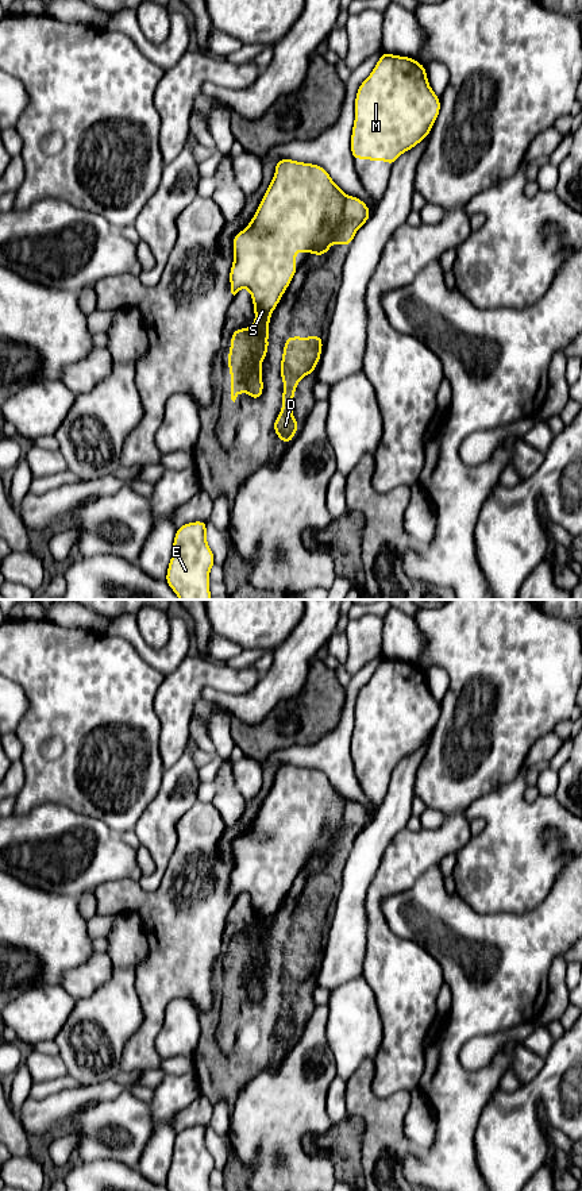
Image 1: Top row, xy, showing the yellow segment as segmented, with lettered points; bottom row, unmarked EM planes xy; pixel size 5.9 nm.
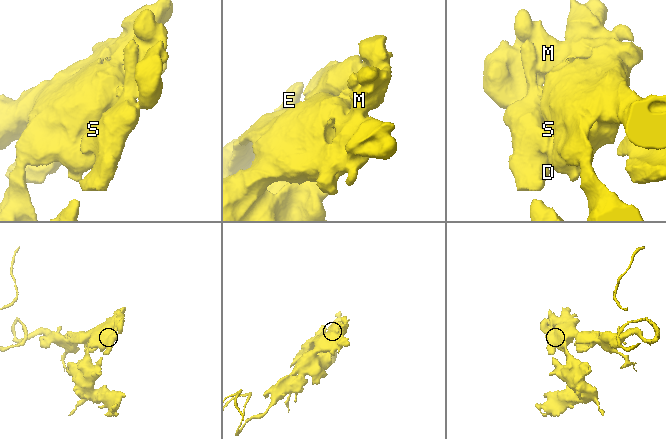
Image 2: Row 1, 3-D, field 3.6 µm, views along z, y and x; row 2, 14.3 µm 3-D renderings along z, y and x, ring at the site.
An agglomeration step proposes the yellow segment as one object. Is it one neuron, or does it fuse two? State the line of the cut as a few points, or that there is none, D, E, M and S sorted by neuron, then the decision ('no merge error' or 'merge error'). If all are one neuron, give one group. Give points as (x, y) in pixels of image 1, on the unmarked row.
cut in xy along (346, 801), (342, 825), (331, 845); D / E M S; merge error

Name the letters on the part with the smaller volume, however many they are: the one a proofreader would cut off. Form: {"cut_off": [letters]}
{"cut_off": ["D"]}

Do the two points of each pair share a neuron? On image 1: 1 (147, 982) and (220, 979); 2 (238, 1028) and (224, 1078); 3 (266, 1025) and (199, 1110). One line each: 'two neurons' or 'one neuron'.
1: two neurons
2: one neuron
3: two neurons

